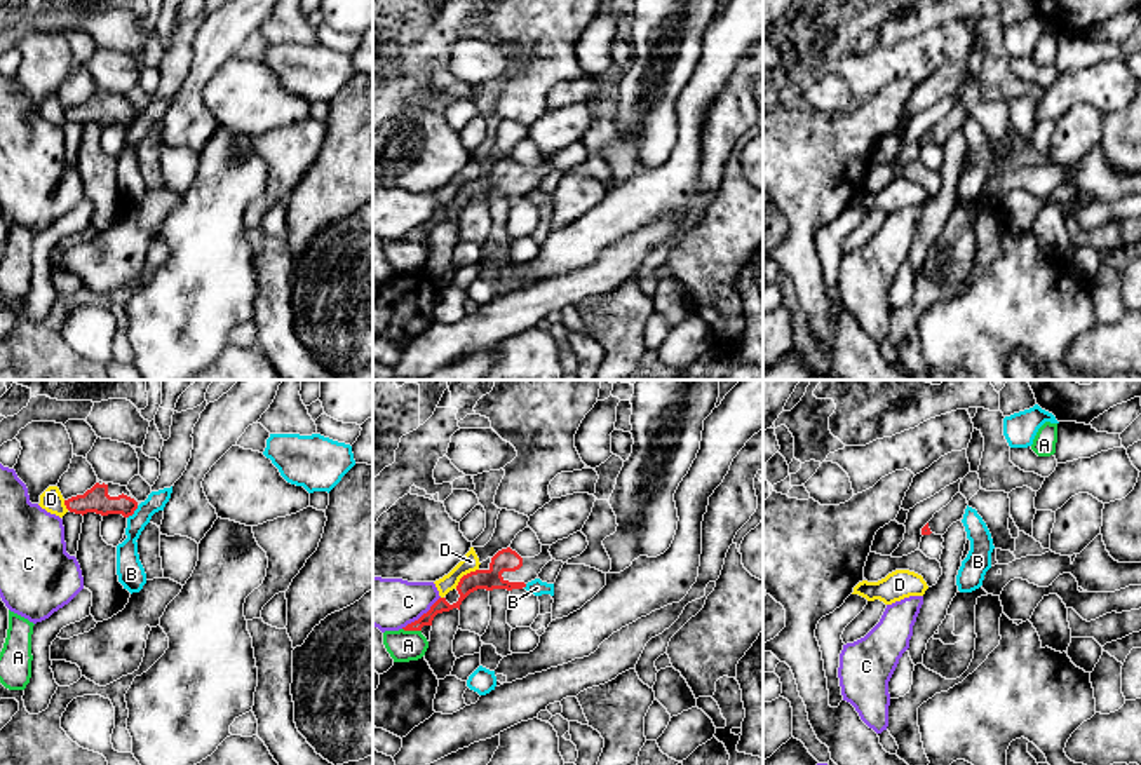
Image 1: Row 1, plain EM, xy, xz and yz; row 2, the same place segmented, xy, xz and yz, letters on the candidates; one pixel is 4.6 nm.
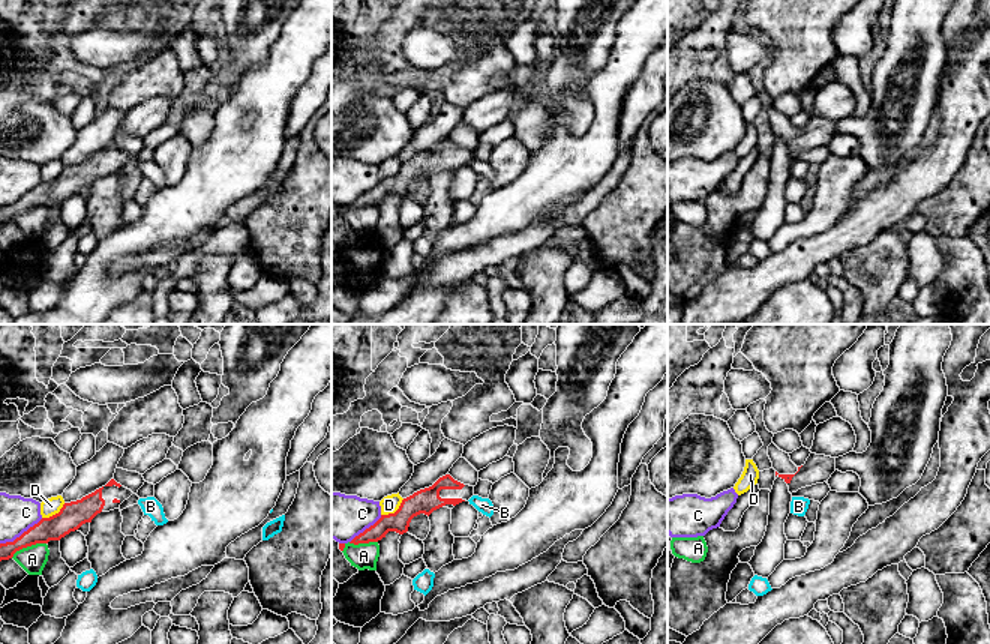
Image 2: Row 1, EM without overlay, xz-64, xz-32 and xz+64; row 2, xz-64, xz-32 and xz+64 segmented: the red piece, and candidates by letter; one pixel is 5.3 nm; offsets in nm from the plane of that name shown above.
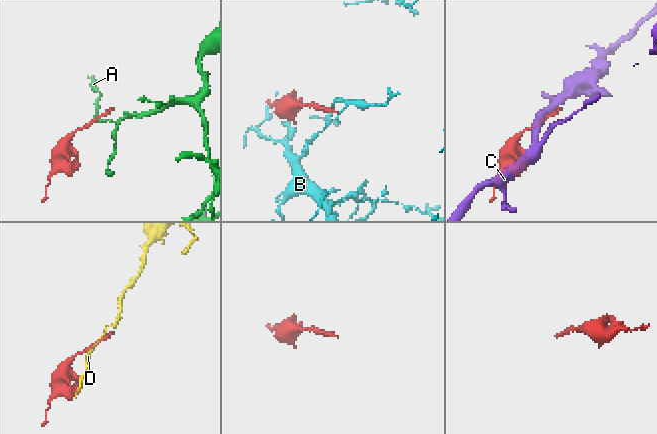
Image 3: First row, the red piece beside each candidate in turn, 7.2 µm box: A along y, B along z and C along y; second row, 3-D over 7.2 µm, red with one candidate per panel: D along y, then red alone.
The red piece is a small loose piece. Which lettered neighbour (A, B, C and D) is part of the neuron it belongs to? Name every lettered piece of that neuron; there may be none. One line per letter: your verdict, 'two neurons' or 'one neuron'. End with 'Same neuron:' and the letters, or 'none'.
A: two neurons
B: two neurons
C: two neurons
D: two neurons
Same neuron: none

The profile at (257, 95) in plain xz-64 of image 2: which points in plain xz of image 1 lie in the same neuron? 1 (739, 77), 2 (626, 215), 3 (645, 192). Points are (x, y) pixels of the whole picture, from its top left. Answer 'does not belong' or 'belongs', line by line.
1: does not belong
2: belongs
3: belongs

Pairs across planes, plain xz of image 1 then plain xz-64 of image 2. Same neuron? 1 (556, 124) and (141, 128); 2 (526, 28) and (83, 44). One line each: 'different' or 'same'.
1: same
2: different

